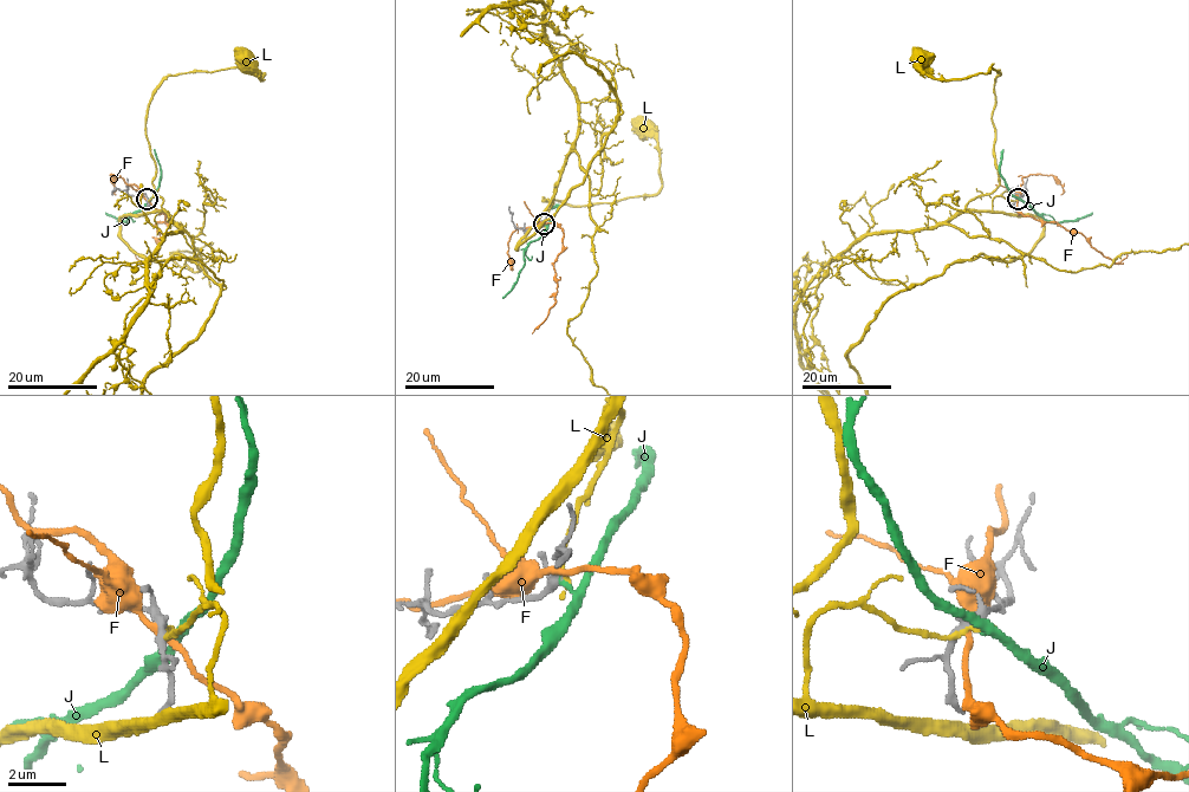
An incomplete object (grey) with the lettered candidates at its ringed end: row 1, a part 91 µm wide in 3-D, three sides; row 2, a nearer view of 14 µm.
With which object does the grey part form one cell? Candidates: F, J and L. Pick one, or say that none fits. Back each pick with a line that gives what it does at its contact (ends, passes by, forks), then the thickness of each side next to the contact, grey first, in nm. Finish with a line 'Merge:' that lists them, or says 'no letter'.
J: it passes by; calibres 260 and 130 nm
Merge: J

